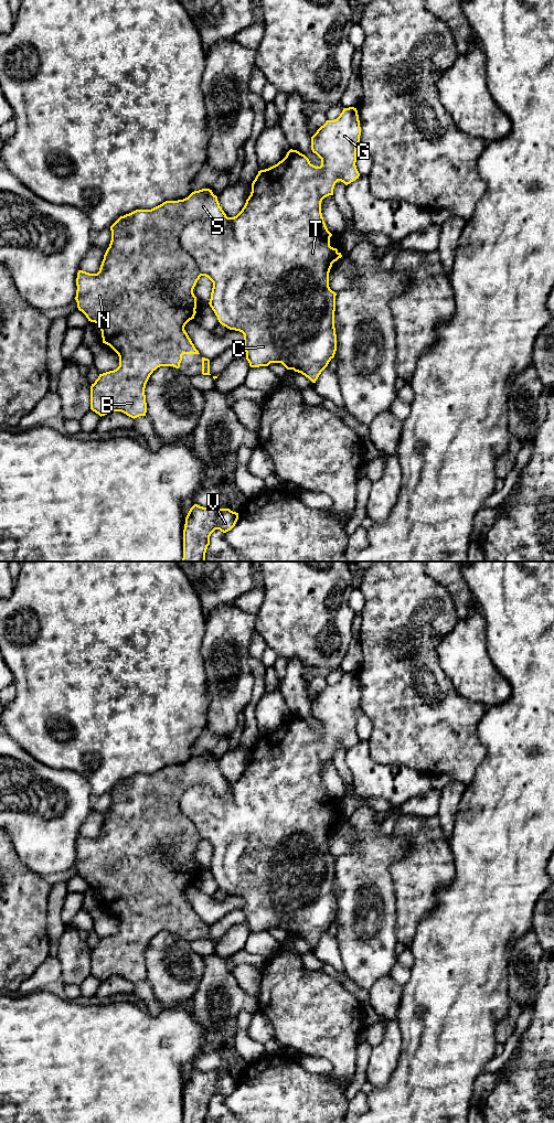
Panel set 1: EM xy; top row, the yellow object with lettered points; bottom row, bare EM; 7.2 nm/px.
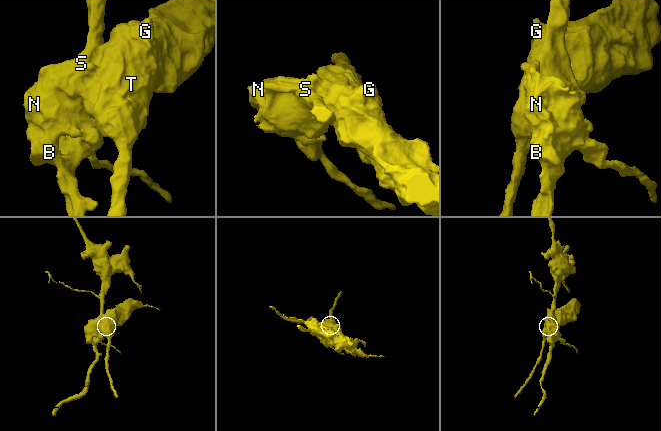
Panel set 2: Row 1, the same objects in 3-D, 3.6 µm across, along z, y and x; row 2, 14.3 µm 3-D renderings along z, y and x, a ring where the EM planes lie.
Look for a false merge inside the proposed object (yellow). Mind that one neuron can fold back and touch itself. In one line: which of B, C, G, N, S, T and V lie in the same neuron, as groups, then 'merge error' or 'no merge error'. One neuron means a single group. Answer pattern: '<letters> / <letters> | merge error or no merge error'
B N S V / C G T | merge error

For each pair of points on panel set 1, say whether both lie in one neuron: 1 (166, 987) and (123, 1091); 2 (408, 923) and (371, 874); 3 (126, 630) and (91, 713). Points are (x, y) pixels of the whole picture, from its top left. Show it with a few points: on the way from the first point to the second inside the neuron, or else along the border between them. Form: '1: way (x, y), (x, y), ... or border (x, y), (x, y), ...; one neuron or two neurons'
1: border (185, 1002), (163, 1007); two neurons
2: border (392, 879), (396, 917), (396, 929), (394, 931); two neurons
3: way (106, 651), (105, 687), (100, 692); one neuron

